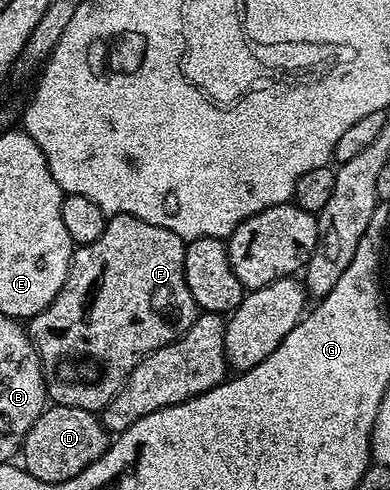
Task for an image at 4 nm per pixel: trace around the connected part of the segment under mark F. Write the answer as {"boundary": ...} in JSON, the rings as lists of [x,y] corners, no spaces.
{"boundary":[[[114,213],[106,220],[103,235],[99,235],[99,239],[95,239],[95,243],[87,243],[74,248],[73,262],[69,265],[67,279],[63,283],[59,295],[55,295],[55,299],[46,309],[39,311],[27,321],[27,332],[33,341],[33,346],[37,348],[37,354],[41,357],[41,372],[45,374],[45,392],[52,404],[94,411],[104,409],[105,404],[125,386],[125,379],[132,369],[148,353],[154,353],[159,347],[171,344],[193,326],[193,322],[199,316],[199,310],[185,282],[186,244],[187,242],[182,237],[175,235],[175,231],[167,231],[167,227],[155,227],[155,223],[147,223],[143,219],[132,217],[130,213]]]}

